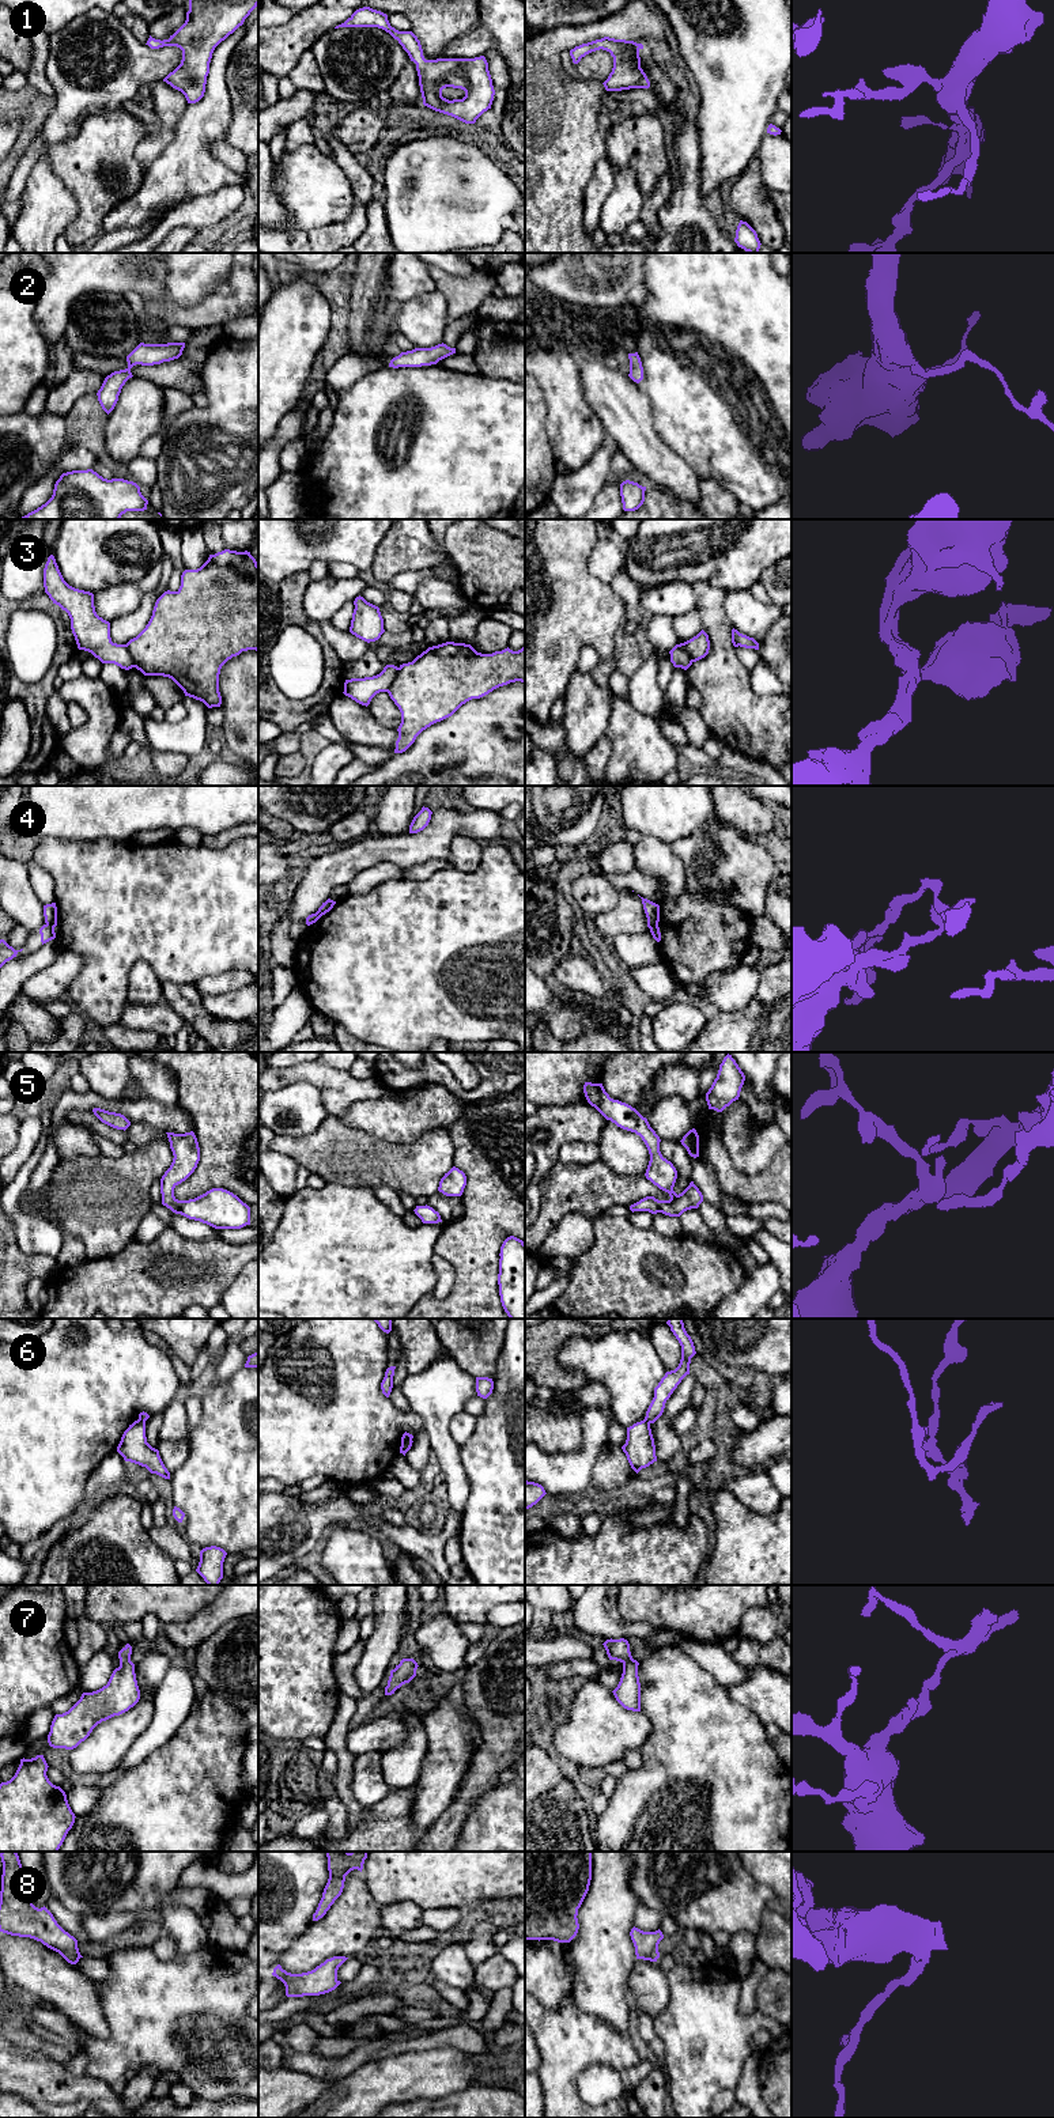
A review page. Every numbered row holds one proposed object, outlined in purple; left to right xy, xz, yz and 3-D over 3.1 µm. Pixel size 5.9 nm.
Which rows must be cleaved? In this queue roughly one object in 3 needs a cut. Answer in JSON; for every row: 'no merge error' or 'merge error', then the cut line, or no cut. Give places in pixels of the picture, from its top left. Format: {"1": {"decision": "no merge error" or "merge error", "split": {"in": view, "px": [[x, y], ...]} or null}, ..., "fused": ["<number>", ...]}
{"1": {"decision": "no merge error", "split": null}, "2": {"decision": "no merge error", "split": null}, "3": {"decision": "merge error", "split": {"in": "xz", "px": [[399, 668], [393, 683], [386, 691]]}}, "4": {"decision": "merge error", "split": {"in": "xy", "px": [[46, 922], [53, 927]]}}, "5": {"decision": "no merge error", "split": null}, "6": {"decision": "merge error", "split": {"in": "yz", "px": [[643, 1419], [649, 1424]]}}, "7": {"decision": "no merge error", "split": null}, "8": {"decision": "no merge error", "split": null}, "fused": ["3", "4", "6"]}

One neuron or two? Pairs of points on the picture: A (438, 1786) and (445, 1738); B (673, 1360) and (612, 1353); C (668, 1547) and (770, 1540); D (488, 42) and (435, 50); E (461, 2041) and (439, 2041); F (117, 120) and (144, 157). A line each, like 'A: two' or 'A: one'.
A: one
B: two
C: two
D: two
E: one
F: two

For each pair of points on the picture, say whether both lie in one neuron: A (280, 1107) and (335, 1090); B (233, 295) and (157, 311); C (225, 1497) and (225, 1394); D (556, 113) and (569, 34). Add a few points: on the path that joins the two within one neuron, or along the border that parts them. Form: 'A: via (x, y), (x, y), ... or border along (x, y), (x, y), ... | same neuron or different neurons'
A: border along (290, 1082), (312, 1082), (328, 1114) | different neurons
B: border along (146, 303), (161, 305), (163, 318), (170, 325) | different neurons
C: via (225, 1471), (225, 1419) | same neuron
D: via (552, 94), (552, 53) | same neuron

